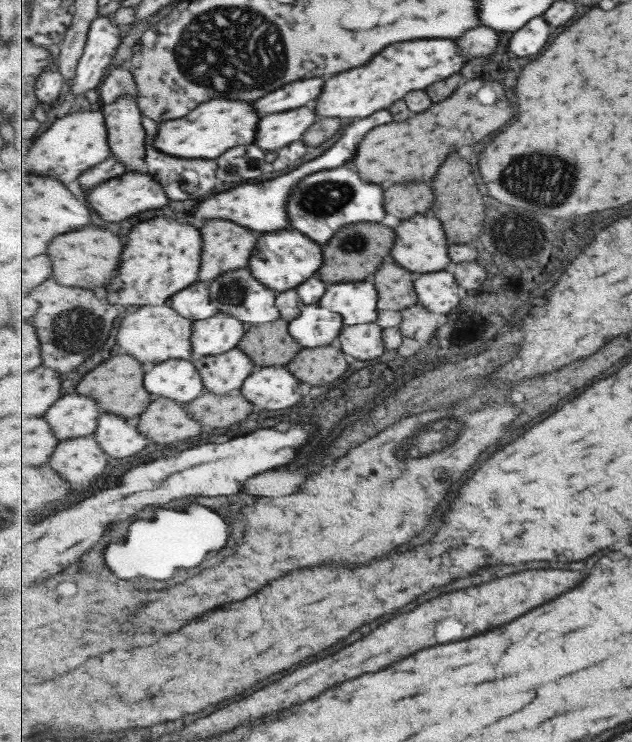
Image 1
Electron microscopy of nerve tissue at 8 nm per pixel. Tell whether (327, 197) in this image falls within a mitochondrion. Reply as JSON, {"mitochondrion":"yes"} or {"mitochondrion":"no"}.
{"mitochondrion":"yes"}

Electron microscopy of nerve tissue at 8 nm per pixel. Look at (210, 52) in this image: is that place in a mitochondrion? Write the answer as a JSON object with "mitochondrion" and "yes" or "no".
{"mitochondrion":"yes"}

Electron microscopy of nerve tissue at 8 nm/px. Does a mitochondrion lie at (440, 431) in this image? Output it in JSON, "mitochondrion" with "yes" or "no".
{"mitochondrion":"yes"}

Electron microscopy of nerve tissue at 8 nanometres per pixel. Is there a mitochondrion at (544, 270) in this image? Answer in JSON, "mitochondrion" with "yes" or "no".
{"mitochondrion":"no"}

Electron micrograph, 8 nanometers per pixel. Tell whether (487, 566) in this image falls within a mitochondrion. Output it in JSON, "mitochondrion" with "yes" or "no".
{"mitochondrion":"no"}

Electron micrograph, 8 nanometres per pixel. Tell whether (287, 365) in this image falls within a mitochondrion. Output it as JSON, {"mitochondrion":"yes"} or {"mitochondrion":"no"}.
{"mitochondrion":"no"}

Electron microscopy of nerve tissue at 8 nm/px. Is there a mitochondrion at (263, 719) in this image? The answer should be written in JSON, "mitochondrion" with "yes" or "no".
{"mitochondrion":"no"}

